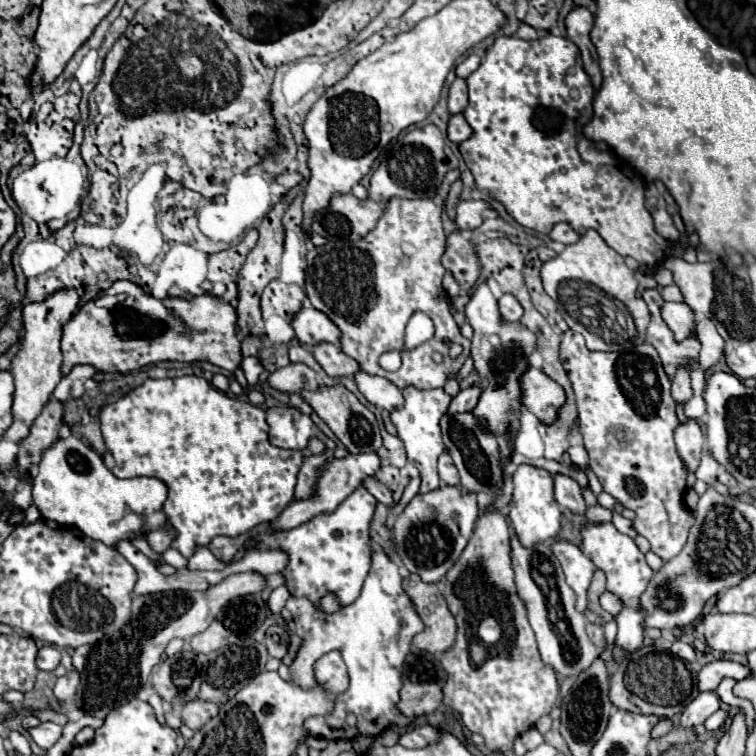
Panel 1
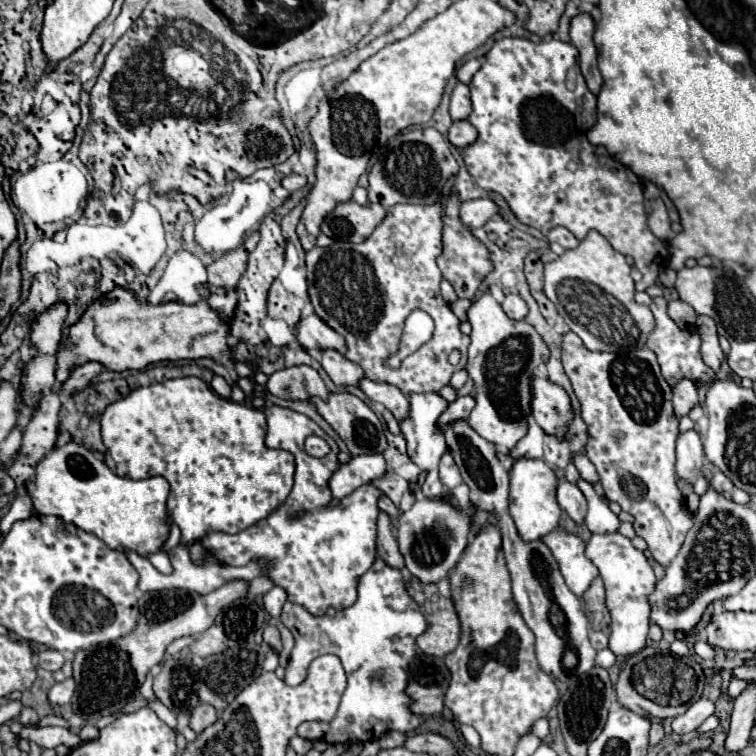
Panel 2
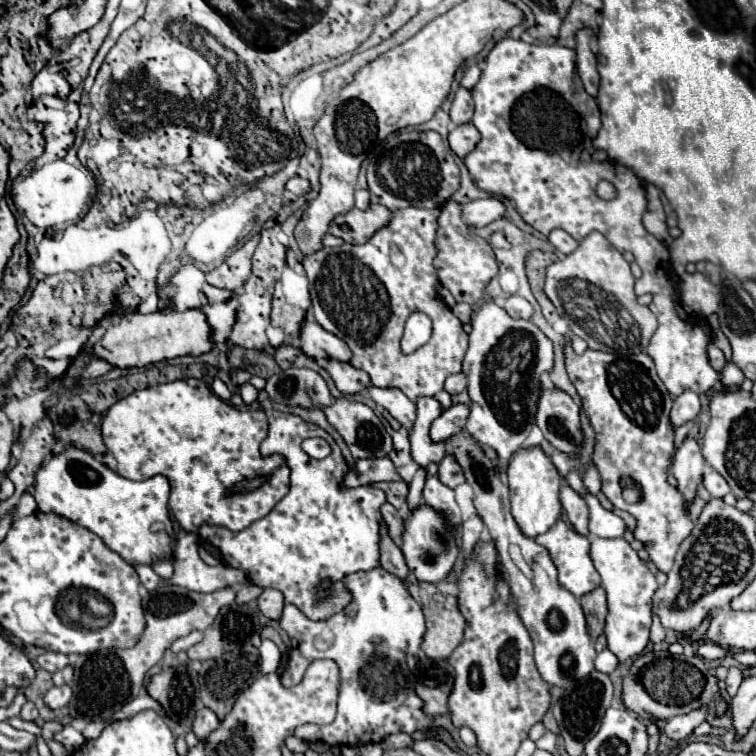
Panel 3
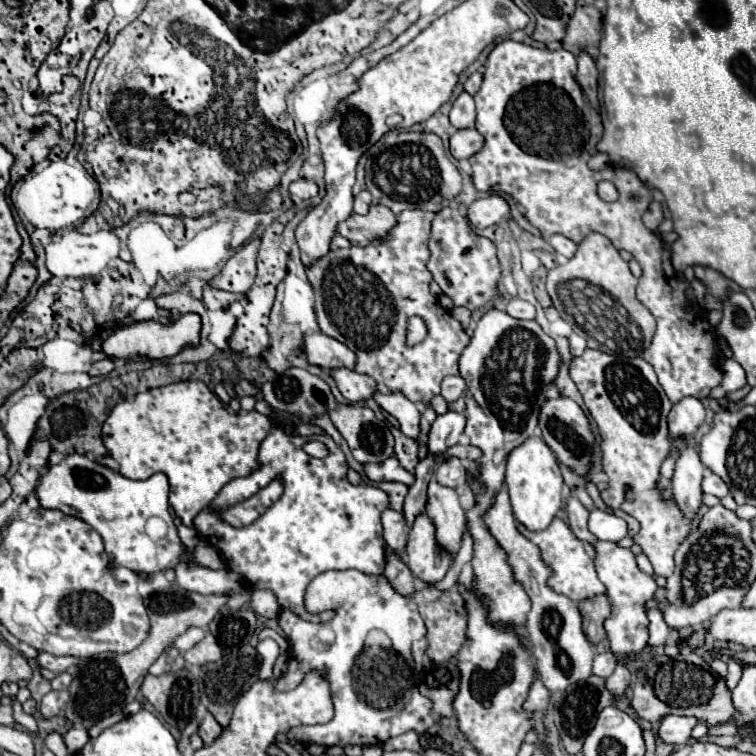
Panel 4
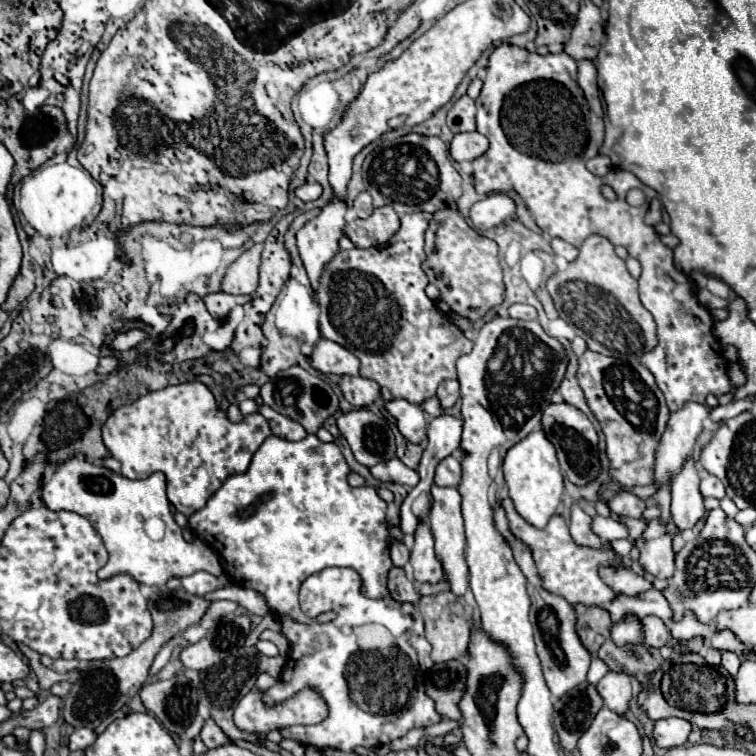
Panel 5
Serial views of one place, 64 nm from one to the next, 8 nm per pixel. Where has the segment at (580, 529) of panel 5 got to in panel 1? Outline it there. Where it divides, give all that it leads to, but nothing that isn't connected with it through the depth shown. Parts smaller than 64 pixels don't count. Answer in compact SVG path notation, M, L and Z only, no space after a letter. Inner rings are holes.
M562 474L554 476L554 494L556 494L556 502L568 508L572 514L584 514L588 508L582 496L582 488L570 476L562 476Z

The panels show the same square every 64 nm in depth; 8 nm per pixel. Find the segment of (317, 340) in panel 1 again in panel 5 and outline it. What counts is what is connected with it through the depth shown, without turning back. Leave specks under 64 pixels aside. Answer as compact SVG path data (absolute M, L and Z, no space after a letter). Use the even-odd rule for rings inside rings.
M320 338L320 342L316 344L312 356L310 356L310 364L326 374L326 376L358 376L360 370L360 360L348 352L346 348L342 348L336 342L330 342L326 338Z

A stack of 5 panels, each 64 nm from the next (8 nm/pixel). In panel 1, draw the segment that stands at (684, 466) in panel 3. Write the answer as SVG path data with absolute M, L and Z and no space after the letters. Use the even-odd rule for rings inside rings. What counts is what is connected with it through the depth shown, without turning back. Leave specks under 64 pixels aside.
M688 420L676 428L676 450L688 472L696 472L704 450L704 434L696 420Z

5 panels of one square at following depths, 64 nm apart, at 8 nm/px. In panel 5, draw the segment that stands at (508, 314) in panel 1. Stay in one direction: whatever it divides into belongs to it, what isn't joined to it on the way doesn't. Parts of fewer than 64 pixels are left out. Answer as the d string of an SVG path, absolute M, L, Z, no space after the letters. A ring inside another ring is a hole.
M514 304L508 310L510 318L518 318L518 320L536 320L536 308L528 306L528 304Z

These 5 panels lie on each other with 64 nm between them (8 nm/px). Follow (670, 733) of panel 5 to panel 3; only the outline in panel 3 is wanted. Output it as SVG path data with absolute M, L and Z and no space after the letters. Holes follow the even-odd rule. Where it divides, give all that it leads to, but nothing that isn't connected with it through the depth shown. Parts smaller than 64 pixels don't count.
M702 708L702 710L694 710L690 714L684 714L684 716L674 716L674 718L668 718L666 720L666 726L664 726L664 734L670 738L670 740L676 740L676 742L682 742L686 740L692 730L702 724L706 720L708 712Z

